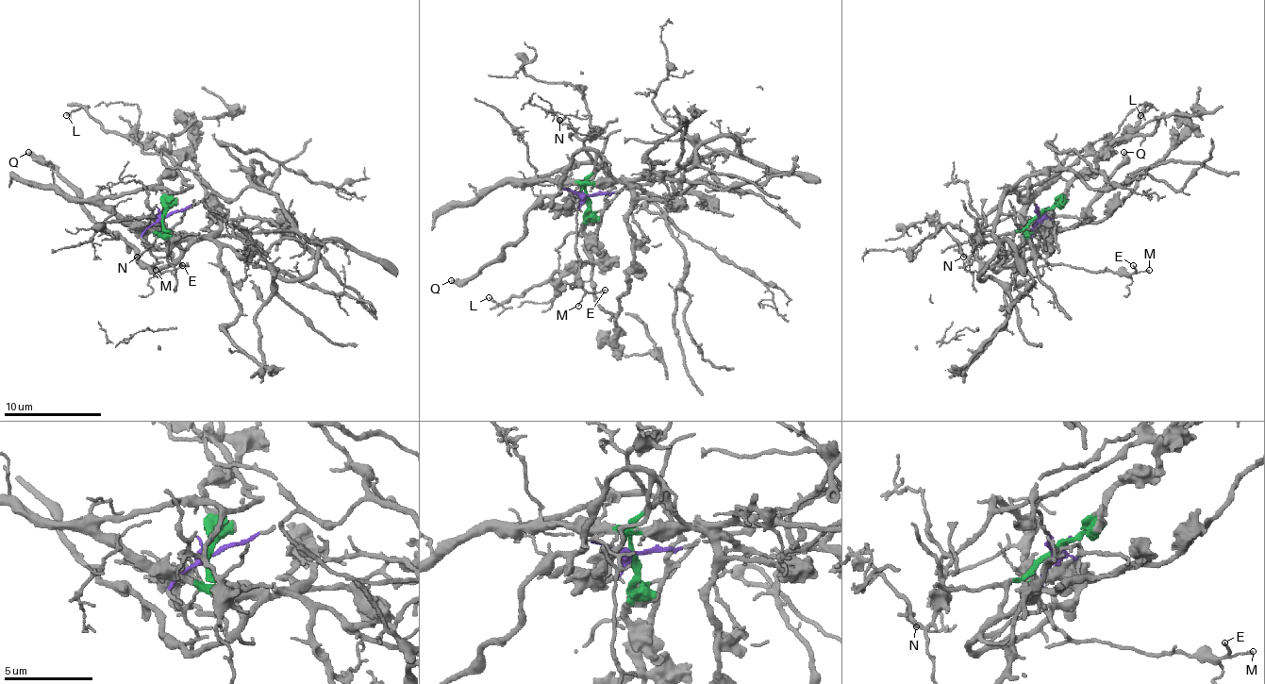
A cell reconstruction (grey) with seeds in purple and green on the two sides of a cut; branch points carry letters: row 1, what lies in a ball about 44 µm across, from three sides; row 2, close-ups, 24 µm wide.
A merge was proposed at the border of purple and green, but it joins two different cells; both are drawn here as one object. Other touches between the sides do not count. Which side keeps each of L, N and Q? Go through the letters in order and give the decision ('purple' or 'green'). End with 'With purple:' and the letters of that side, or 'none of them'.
L: purple
N: green
Q: green
With purple: L

